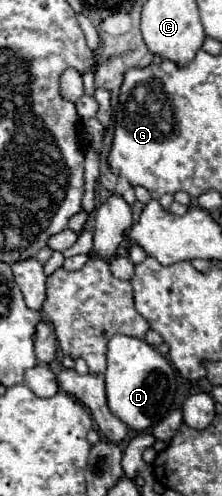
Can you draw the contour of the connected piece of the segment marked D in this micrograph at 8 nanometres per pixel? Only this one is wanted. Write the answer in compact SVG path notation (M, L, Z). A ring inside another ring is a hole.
M115 335L109 341L105 385L111 413L135 431L145 431L157 425L169 413L177 389L175 369L169 359L147 341L129 335Z

